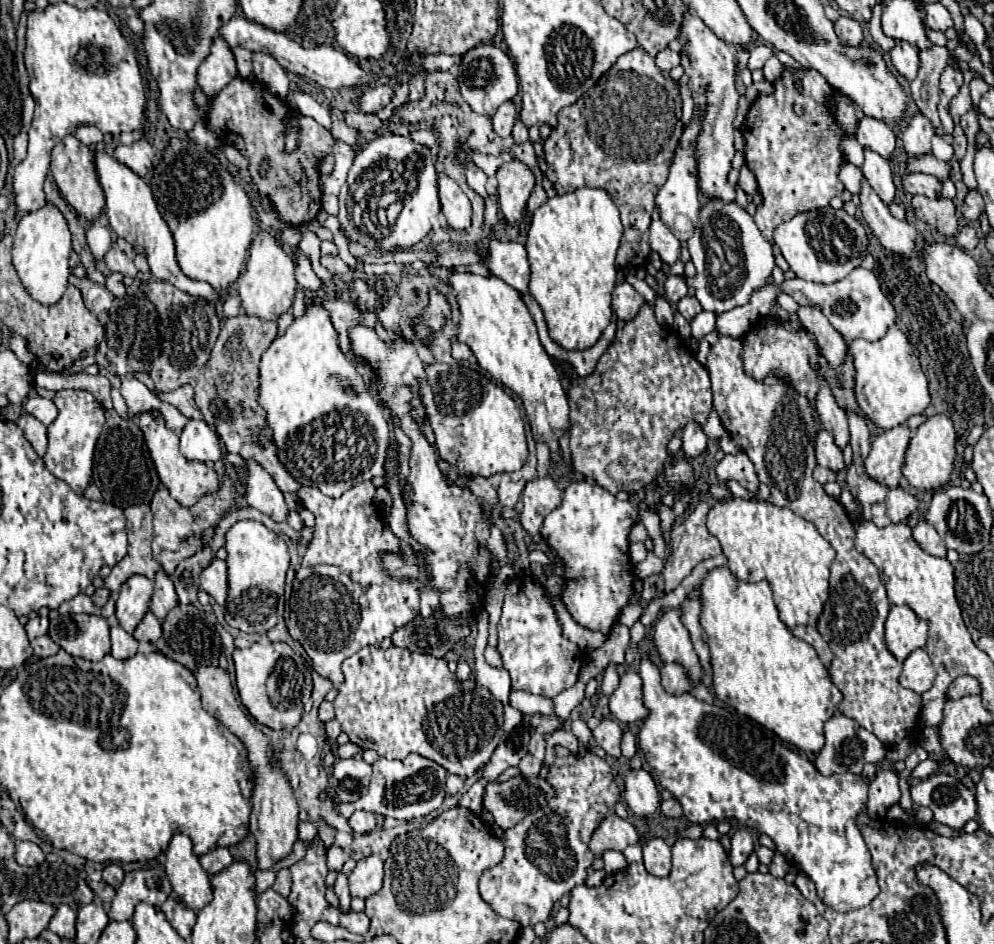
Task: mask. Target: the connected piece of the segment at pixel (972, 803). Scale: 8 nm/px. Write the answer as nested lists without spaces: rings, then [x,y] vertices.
[[[935,773],[915,783],[911,787],[911,799],[915,805],[931,807],[935,821],[955,829],[961,829],[977,815],[975,791],[945,773]]]

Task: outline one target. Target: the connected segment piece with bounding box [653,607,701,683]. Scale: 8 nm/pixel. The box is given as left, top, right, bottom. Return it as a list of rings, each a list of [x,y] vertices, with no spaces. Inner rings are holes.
[[[673,607],[673,609],[663,611],[663,615],[655,621],[653,641],[655,641],[659,657],[663,661],[681,663],[687,669],[693,683],[697,683],[701,679],[699,657],[693,651],[689,631],[683,627],[681,607]]]

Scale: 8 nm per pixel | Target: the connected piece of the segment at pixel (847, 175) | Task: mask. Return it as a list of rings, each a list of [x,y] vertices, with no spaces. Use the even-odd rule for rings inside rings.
[[[843,161],[843,167],[839,169],[839,181],[845,185],[847,191],[851,191],[853,195],[857,195],[859,189],[861,189],[861,177],[863,175],[861,175],[859,167],[855,167],[849,161]]]

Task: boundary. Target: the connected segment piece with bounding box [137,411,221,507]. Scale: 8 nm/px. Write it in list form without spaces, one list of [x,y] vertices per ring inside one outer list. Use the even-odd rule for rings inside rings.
[[[147,411],[147,413],[143,413],[143,415],[139,417],[137,425],[139,425],[139,429],[141,429],[143,435],[145,435],[145,443],[147,443],[149,451],[151,451],[151,459],[153,459],[153,463],[155,463],[155,469],[157,469],[157,473],[159,473],[161,483],[169,489],[171,497],[173,497],[177,503],[181,503],[181,505],[185,505],[185,507],[191,507],[191,505],[195,505],[203,495],[215,493],[215,491],[219,489],[219,485],[221,485],[221,475],[219,475],[213,467],[209,467],[209,465],[205,465],[205,463],[187,461],[187,459],[181,455],[181,451],[179,451],[179,435],[177,435],[175,431],[169,431],[169,429],[165,427],[163,417],[155,419],[155,417]]]

